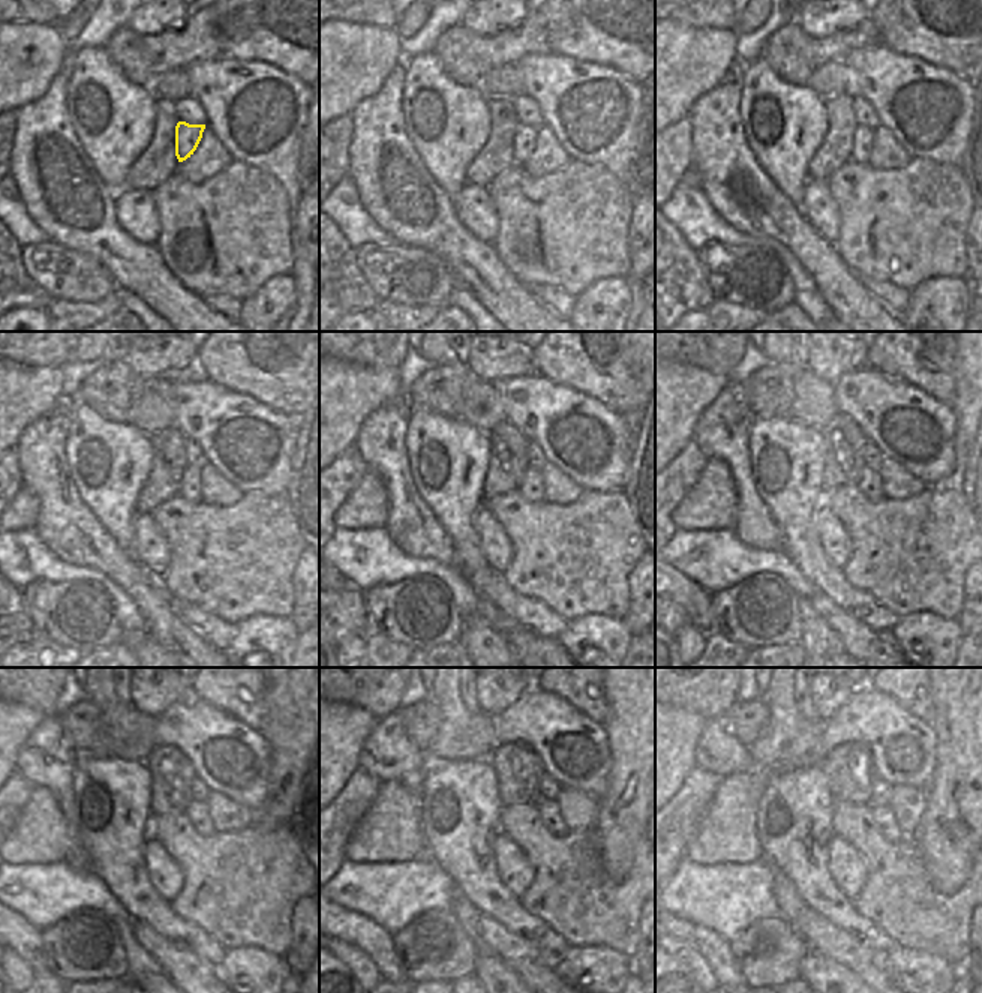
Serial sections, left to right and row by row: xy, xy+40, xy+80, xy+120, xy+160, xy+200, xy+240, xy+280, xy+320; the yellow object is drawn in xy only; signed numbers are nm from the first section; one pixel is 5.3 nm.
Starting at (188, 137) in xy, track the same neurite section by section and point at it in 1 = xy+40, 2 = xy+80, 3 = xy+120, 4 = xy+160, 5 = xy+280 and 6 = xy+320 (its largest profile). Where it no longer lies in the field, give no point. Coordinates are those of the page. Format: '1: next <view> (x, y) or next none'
1: next xy+40 (525, 137)
2: next xy+80 (862, 137)
3: next xy+120 (191, 482)
4: next xy+160 (531, 486)
5: next xy+280 (549, 815)
6: next xy+320 (885, 819)

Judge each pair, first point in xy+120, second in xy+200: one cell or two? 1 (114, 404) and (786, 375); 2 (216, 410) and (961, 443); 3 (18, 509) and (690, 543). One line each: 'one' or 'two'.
1: one
2: two
3: two

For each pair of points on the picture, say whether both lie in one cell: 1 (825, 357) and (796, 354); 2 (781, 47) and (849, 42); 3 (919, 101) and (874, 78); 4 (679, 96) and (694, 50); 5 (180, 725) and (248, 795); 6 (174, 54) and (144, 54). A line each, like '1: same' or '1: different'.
1: different
2: same
3: same
4: same
5: same
6: same

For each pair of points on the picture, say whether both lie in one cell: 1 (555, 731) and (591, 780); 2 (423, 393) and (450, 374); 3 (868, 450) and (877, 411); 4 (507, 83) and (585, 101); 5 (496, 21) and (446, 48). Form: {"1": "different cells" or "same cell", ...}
{"1": "same cell", "2": "same cell", "3": "different cells", "4": "different cells", "5": "different cells"}

